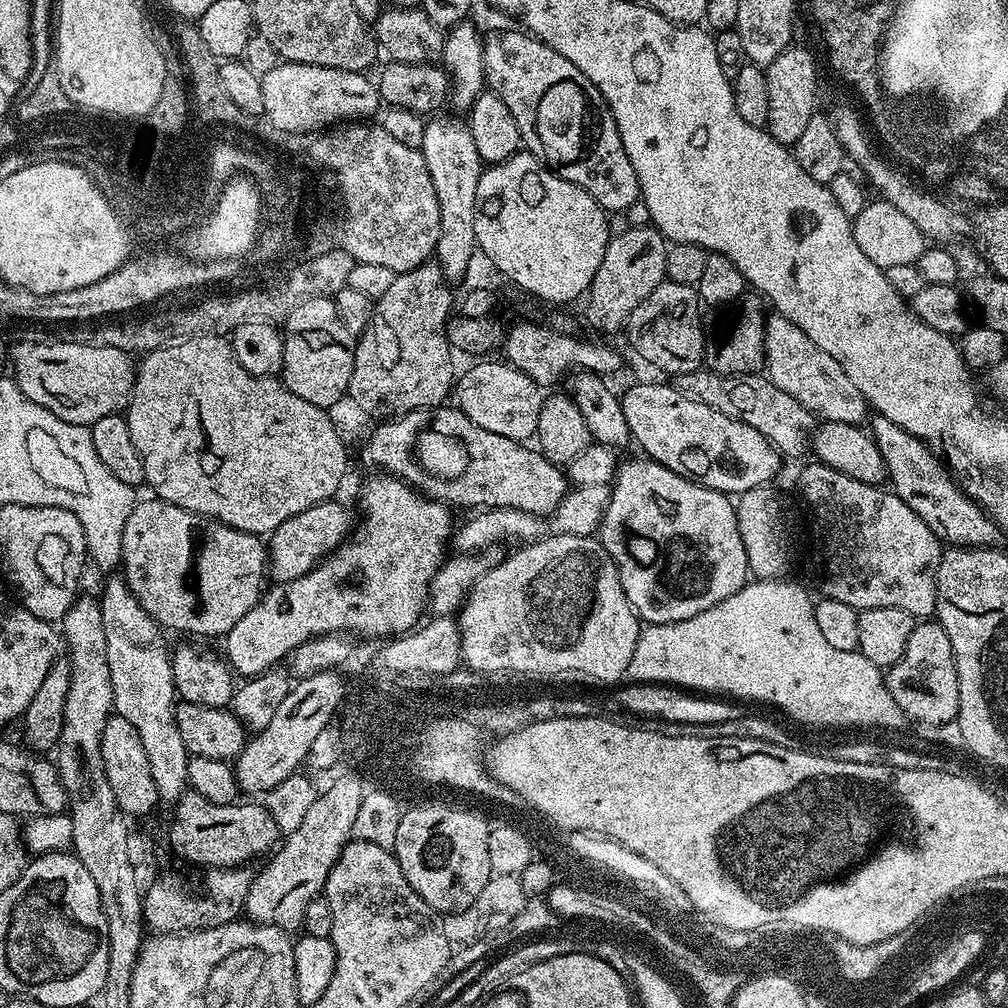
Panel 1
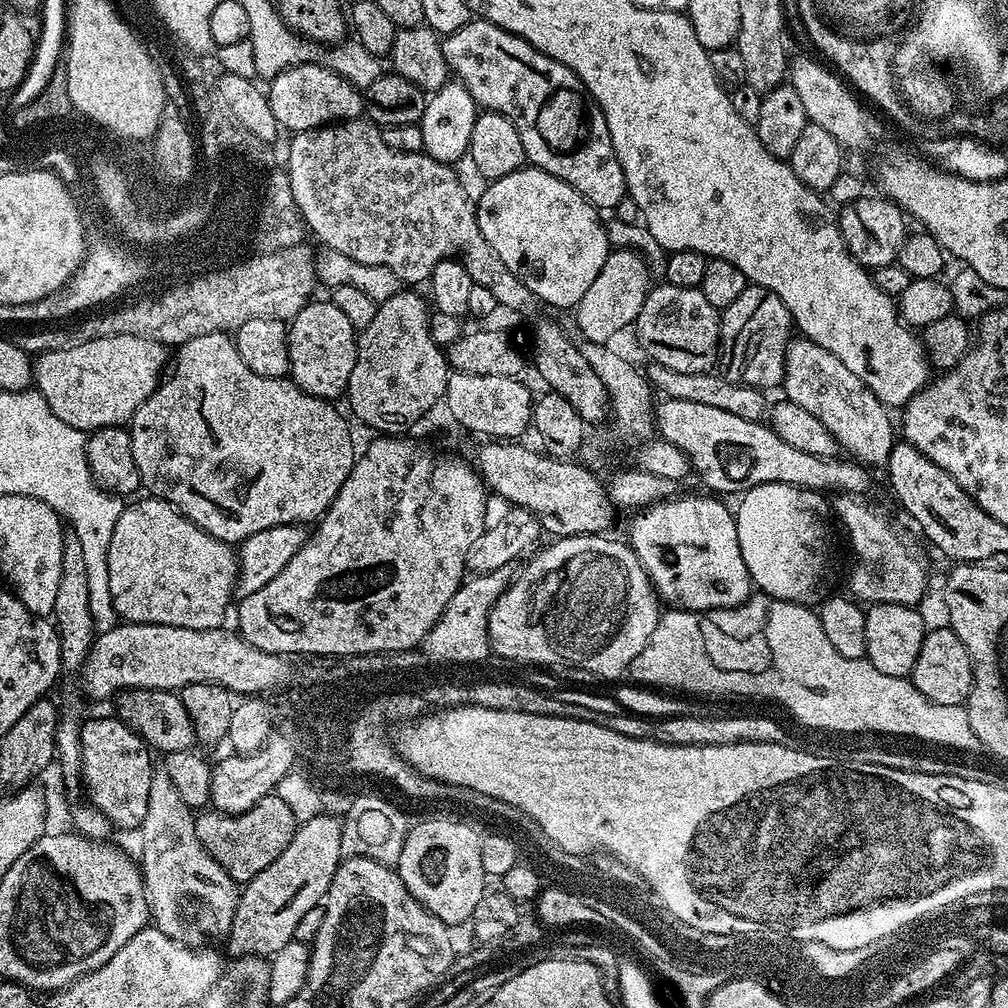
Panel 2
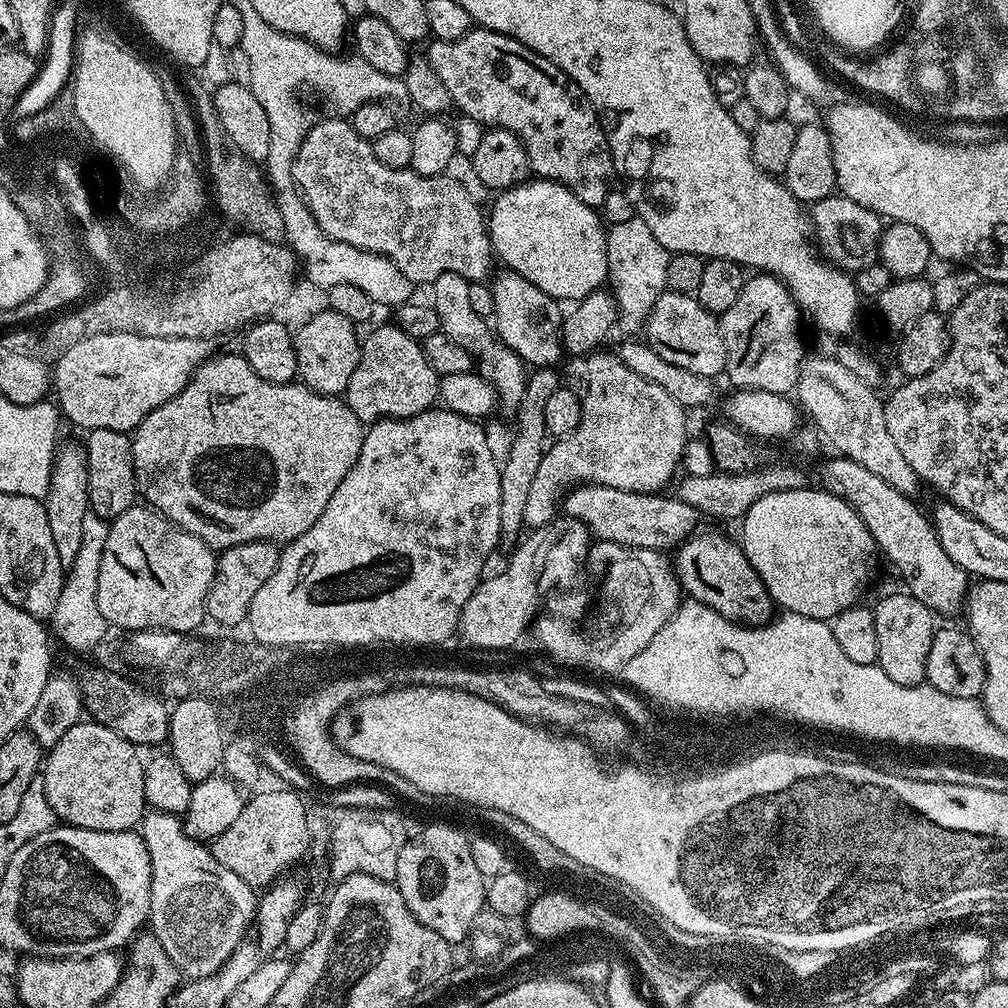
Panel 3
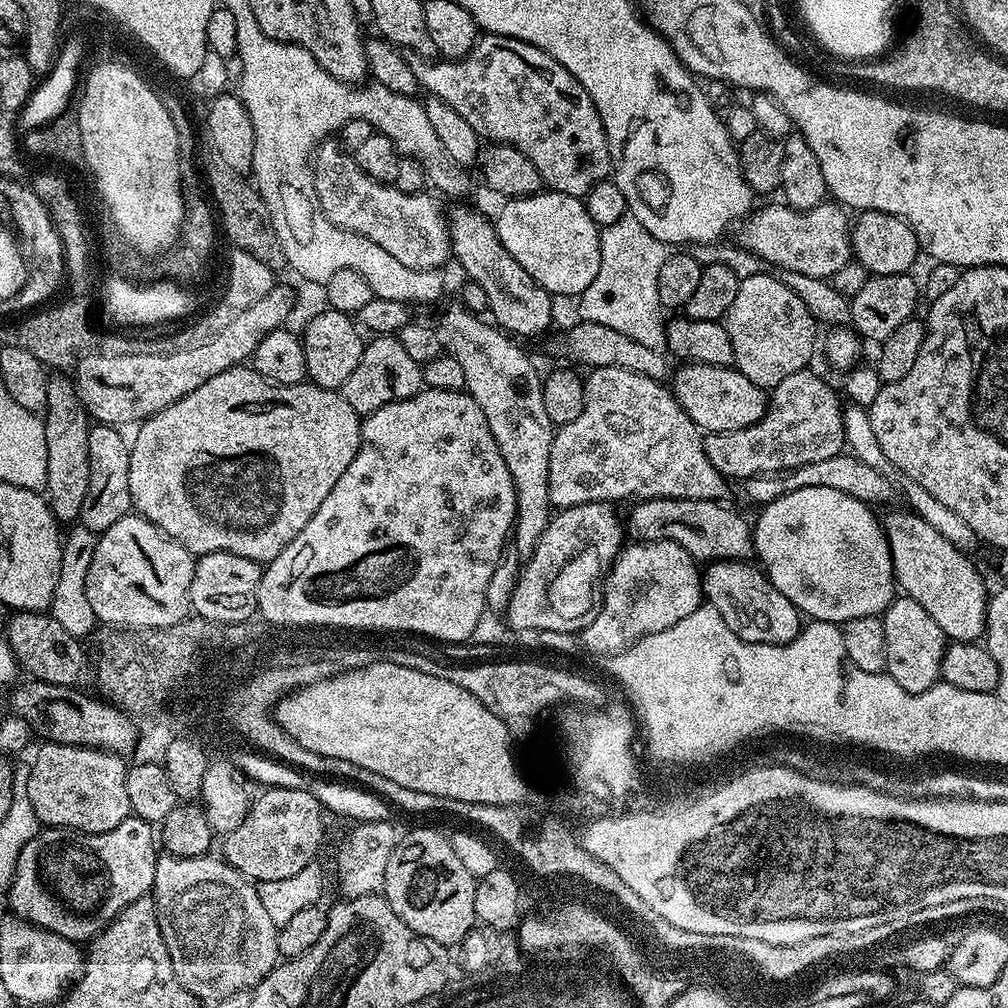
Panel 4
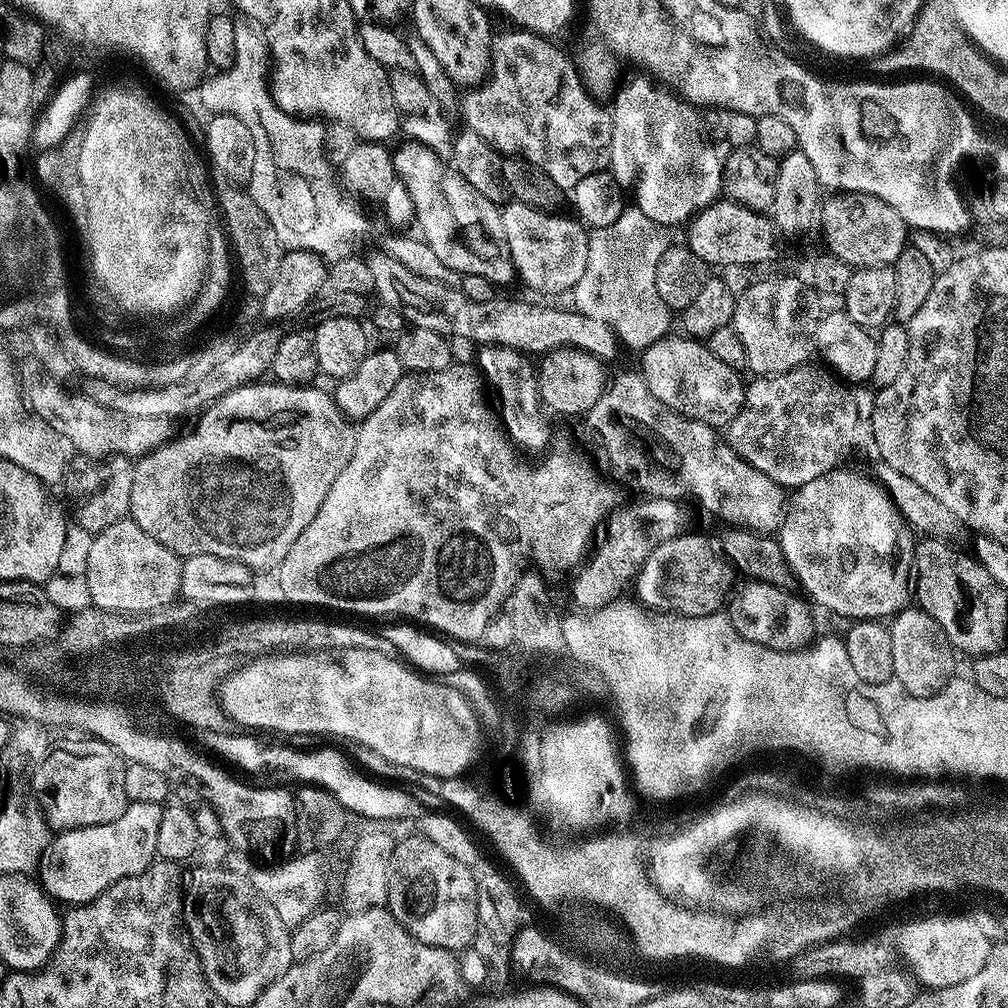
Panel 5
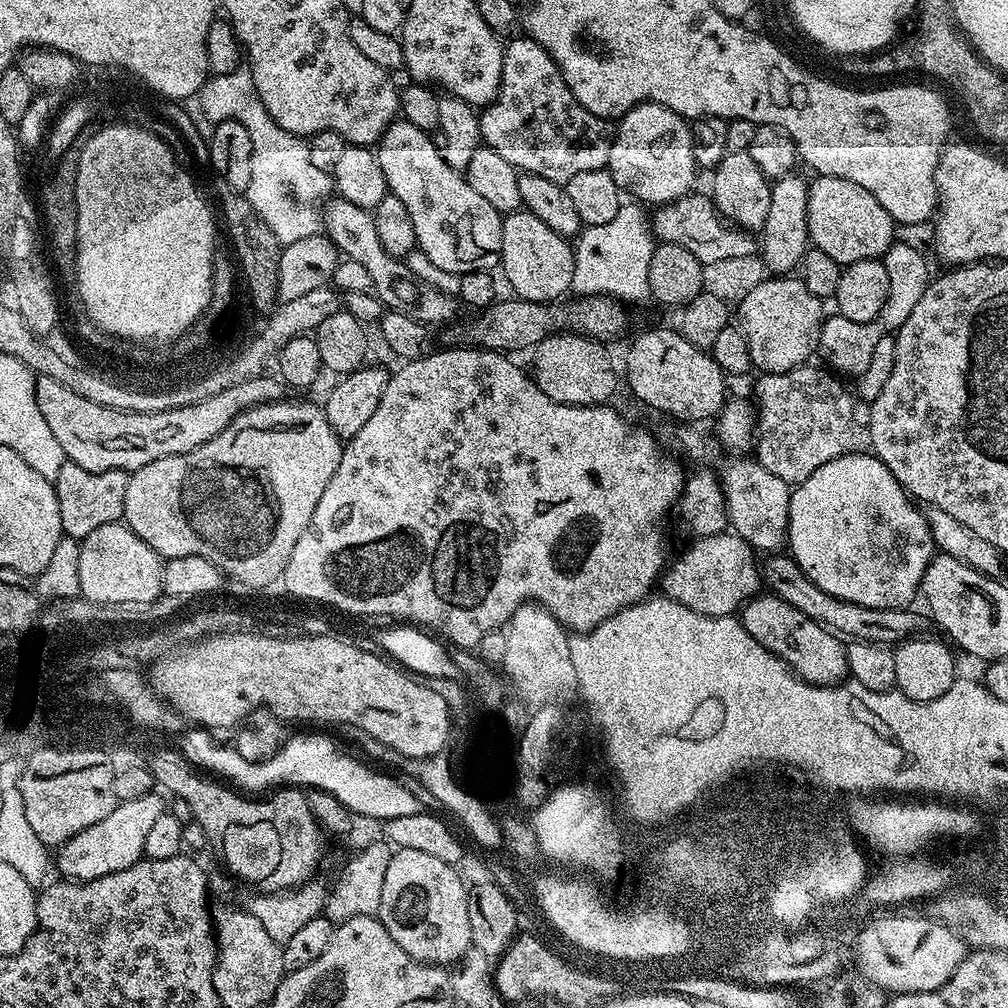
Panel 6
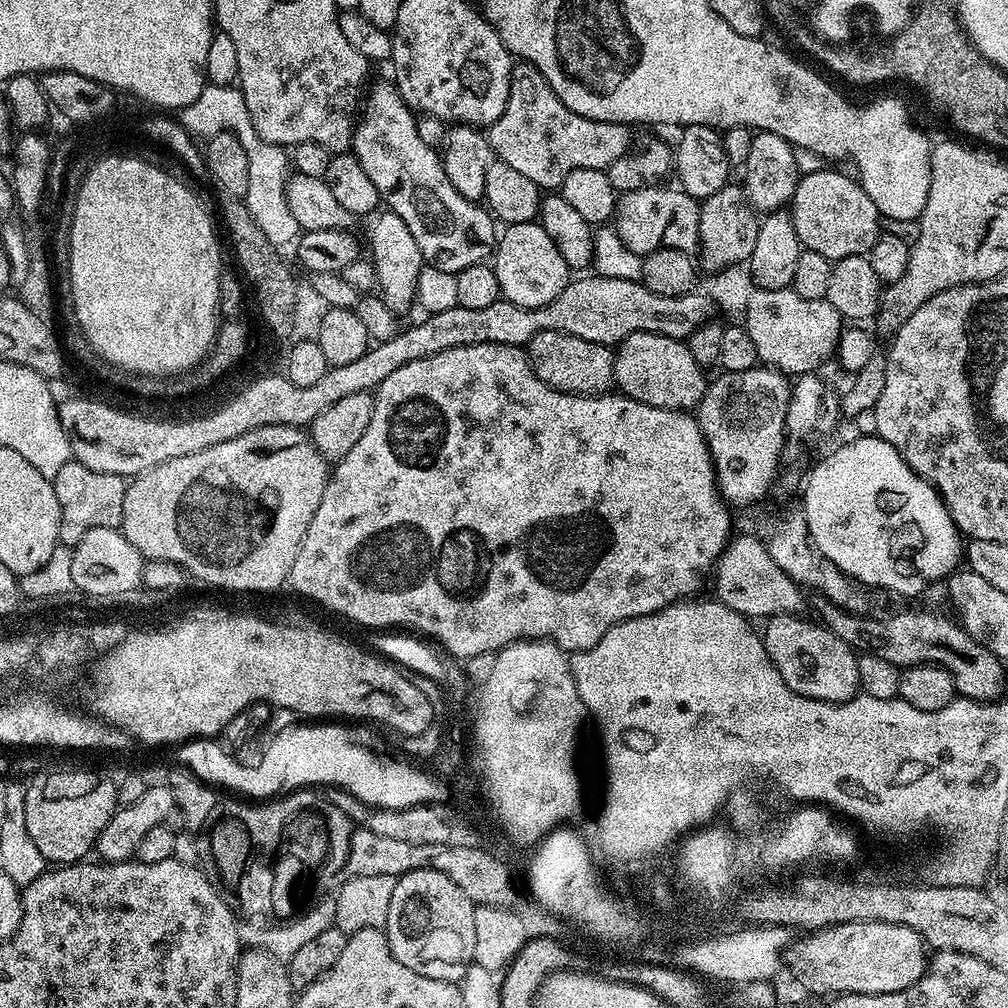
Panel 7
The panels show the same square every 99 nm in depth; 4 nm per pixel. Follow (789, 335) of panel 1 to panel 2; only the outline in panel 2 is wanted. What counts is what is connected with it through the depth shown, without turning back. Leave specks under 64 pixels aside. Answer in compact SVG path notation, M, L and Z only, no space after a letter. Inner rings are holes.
M803 338L788 341L788 349L784 355L784 383L782 392L787 399L793 400L802 410L814 414L830 434L834 434L837 445L844 448L851 459L865 465L887 465L888 455L892 453L893 444L898 436L892 433L894 420L888 417L889 409L858 378L858 374L850 374L830 350L822 350L814 342Z

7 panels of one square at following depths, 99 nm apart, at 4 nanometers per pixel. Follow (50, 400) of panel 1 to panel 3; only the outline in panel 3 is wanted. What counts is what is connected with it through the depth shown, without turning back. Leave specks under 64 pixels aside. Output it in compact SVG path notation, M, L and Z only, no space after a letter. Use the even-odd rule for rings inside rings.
M125 332L82 338L82 342L74 342L70 350L54 361L53 368L56 369L53 372L51 369L50 384L56 387L55 403L67 423L69 420L83 430L105 428L131 433L142 423L146 414L158 410L158 406L177 396L191 382L198 369L212 359L212 346L213 341L206 338L150 338Z

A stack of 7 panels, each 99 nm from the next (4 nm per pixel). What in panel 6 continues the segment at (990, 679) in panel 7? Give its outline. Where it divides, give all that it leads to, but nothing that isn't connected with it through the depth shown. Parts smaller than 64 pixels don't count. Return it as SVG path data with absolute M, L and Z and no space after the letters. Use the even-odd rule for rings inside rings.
M772 554L762 564L762 580L767 591L773 596L782 598L794 606L794 610L802 610L811 620L818 620L825 628L852 640L865 640L875 644L895 646L909 638L915 637L920 628L920 620L908 608L867 608L854 602L846 602L842 598L834 598L826 594L826 590L818 590L810 578L788 554Z

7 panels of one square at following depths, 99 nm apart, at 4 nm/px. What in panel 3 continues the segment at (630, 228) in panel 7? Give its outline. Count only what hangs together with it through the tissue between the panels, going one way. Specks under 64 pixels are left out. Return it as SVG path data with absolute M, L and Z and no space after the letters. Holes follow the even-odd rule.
M833 194L811 205L810 225L821 257L843 272L855 274L866 270L866 266L877 263L880 255L882 217L874 210L858 206L858 202L845 196Z

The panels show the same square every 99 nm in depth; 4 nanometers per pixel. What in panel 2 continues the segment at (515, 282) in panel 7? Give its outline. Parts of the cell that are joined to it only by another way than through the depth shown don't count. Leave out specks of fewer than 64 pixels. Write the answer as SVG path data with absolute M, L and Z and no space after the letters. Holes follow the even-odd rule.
M531 166L491 181L485 188L475 201L482 238L494 246L510 274L517 276L539 303L575 309L610 251L601 213L574 186Z

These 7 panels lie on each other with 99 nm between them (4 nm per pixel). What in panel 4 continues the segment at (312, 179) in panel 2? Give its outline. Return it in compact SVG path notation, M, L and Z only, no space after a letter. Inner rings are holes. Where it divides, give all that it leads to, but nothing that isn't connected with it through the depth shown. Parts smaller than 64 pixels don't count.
M335 139L322 140L312 157L312 173L314 174L315 190L326 218L336 228L345 228L363 236L369 245L386 250L390 258L398 258L402 266L410 266L414 270L443 269L444 263L452 256L452 237L446 212L440 209L437 197L431 191L423 190L414 193L404 193L390 184L379 184L370 178L358 166L358 162L340 147Z

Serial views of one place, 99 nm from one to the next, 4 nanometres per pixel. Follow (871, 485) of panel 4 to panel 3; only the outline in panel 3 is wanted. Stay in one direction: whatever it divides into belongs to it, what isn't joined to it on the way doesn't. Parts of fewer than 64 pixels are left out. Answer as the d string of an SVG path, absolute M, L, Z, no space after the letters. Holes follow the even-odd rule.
M778 464L774 468L760 467L753 467L747 472L717 470L706 474L706 478L685 475L684 481L681 479L675 485L677 488L674 488L674 495L682 502L686 502L686 506L694 506L696 512L703 517L713 516L716 520L739 521L750 510L750 506L754 506L754 502L758 502L758 498L766 498L766 494L809 487L810 480L800 468L790 468L786 464Z

